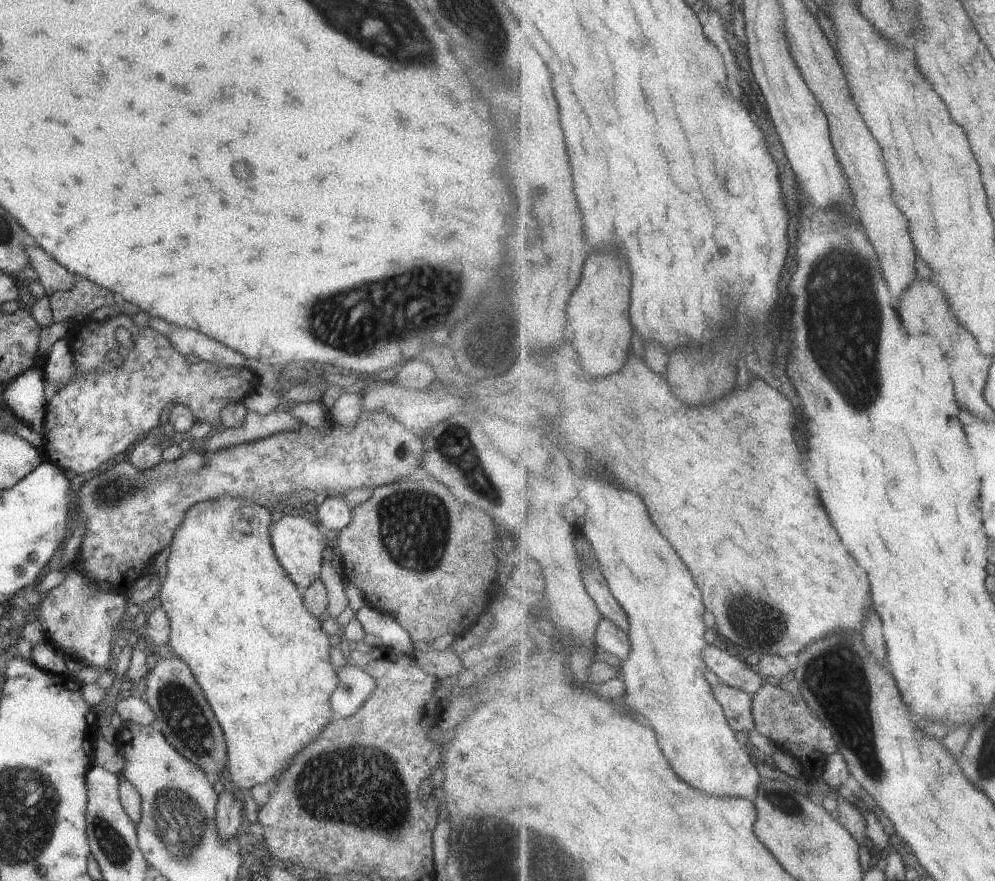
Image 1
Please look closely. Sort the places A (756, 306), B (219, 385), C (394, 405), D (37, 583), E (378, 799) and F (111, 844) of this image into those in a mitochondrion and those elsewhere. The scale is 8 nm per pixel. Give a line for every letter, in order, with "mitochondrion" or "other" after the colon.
A: other
B: other
C: other
D: other
E: mitochondrion
F: mitochondrion

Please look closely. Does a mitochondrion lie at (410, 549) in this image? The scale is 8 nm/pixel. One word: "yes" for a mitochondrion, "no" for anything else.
yes

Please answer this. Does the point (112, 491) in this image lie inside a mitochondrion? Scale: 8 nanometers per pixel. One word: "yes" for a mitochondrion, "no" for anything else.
yes

